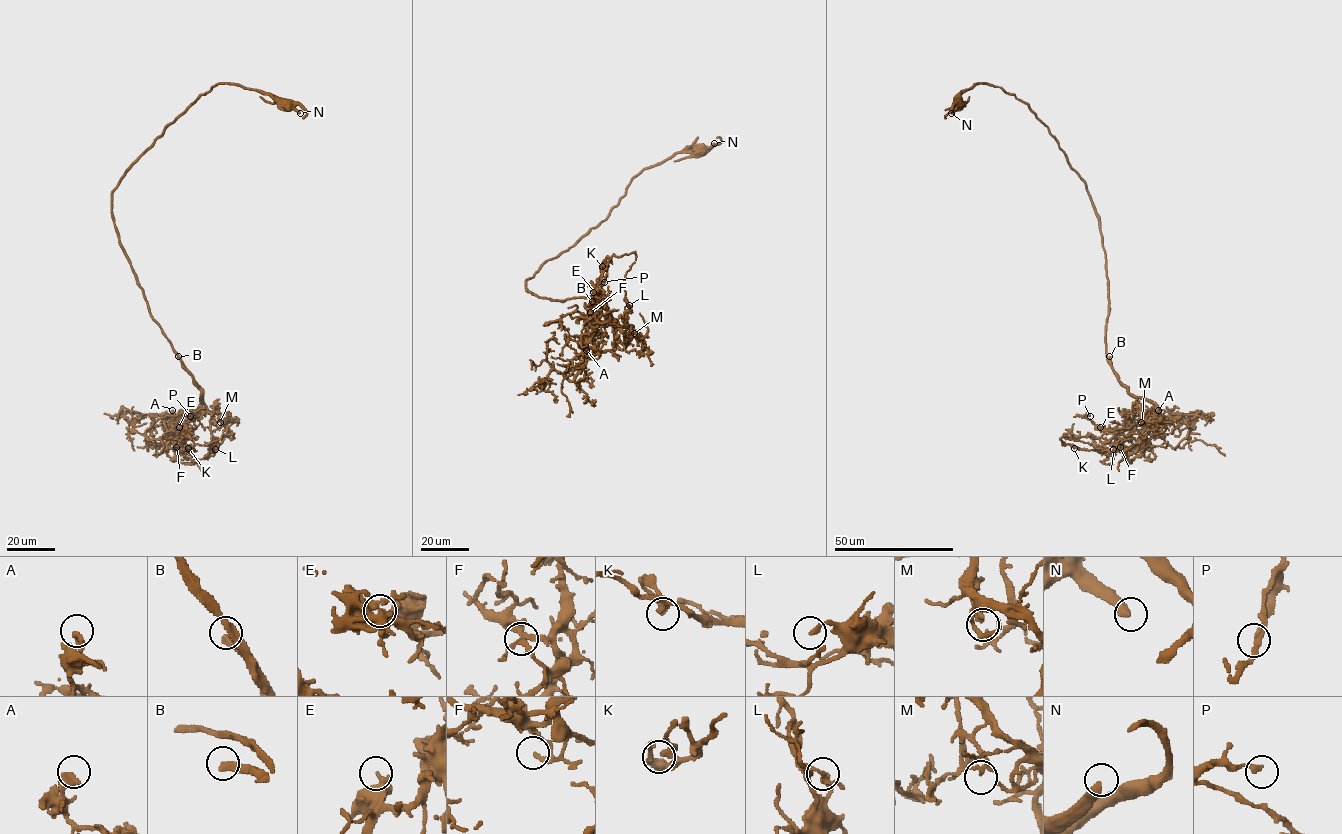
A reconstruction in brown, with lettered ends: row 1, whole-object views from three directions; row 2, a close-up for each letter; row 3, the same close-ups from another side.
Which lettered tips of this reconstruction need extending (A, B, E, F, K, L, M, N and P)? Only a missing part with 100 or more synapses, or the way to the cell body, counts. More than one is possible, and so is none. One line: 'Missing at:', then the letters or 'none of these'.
Missing at: B

